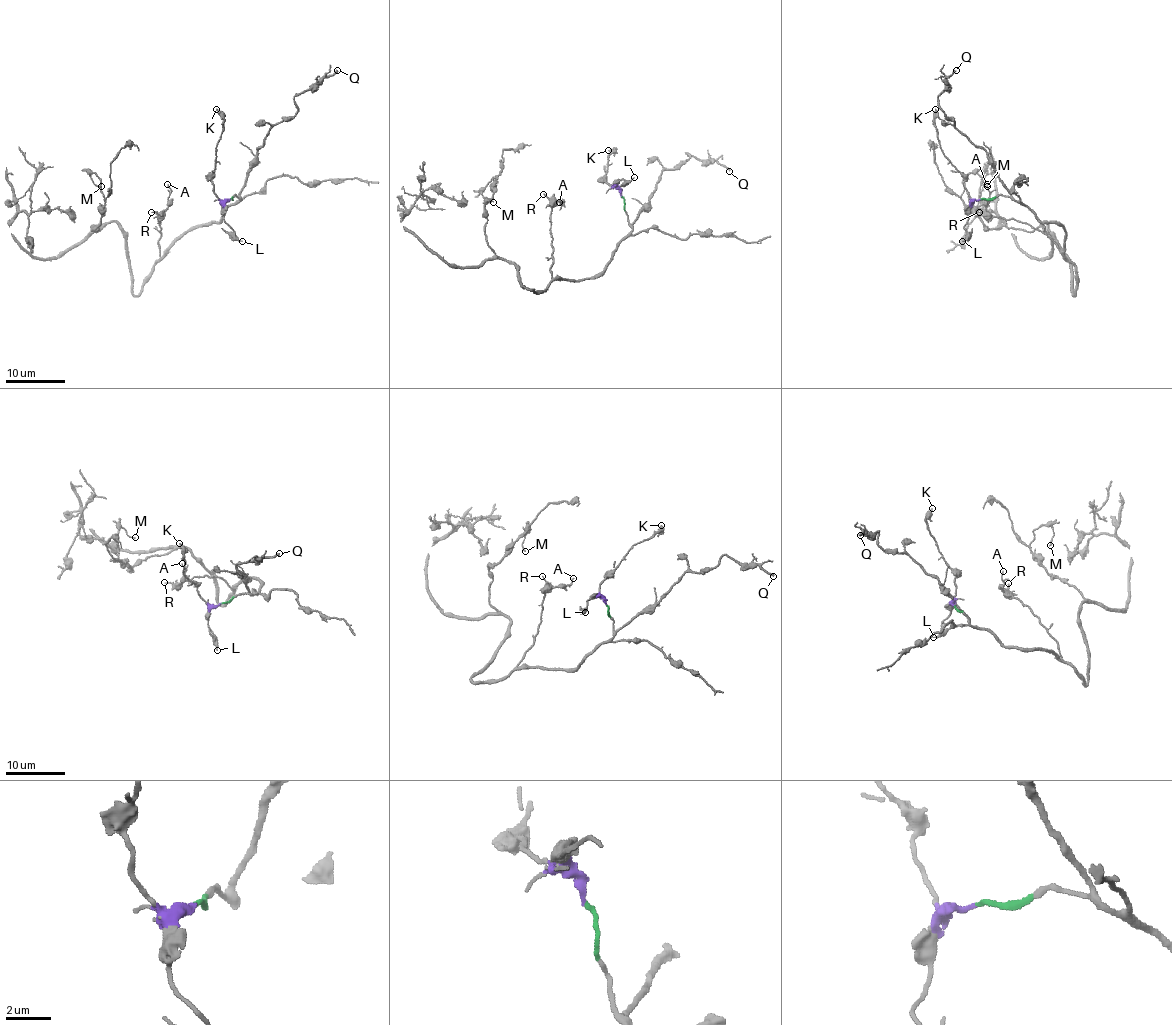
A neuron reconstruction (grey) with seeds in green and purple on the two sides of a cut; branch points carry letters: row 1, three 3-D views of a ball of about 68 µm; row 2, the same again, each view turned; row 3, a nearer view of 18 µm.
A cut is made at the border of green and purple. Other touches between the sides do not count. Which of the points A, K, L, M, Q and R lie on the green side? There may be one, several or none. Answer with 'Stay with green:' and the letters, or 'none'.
Stay with green: A, M, Q, R

